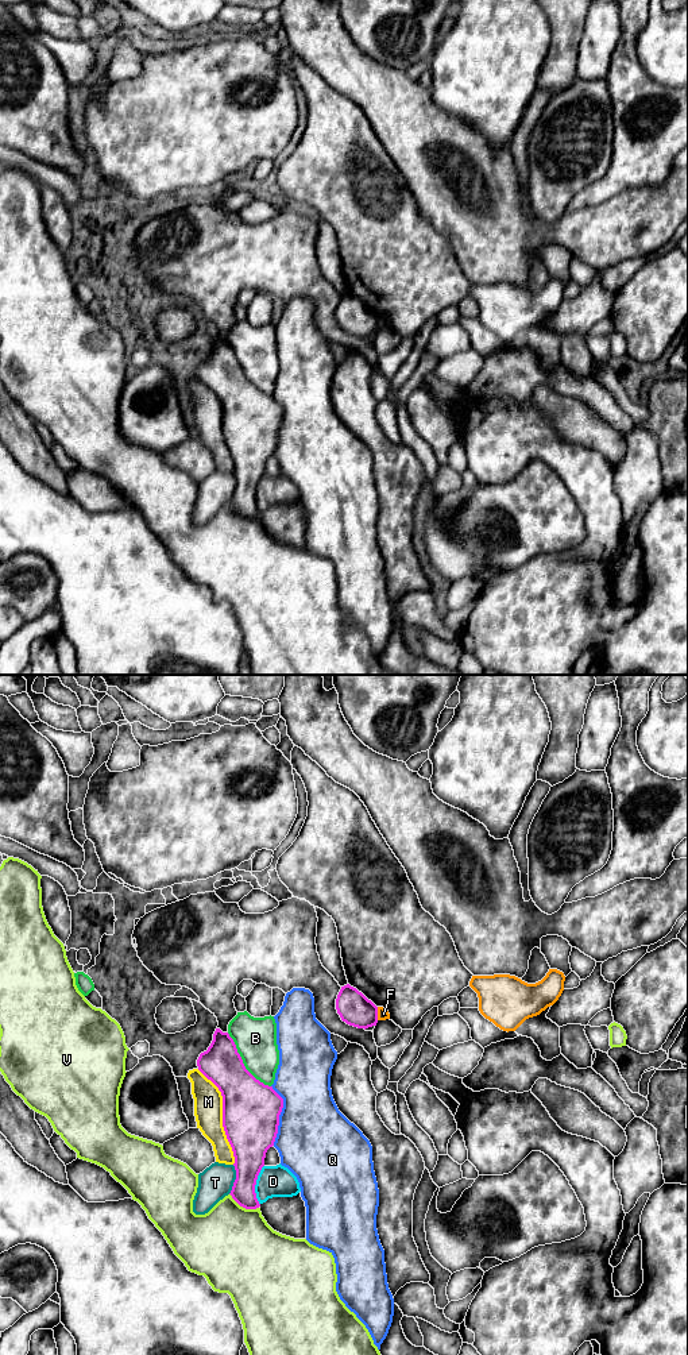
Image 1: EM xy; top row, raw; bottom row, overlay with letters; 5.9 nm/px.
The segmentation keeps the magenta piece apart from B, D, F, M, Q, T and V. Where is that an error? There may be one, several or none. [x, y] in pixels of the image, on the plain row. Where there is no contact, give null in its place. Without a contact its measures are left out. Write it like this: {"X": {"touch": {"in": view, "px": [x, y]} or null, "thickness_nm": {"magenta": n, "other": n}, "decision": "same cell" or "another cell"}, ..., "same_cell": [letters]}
{"B": {"touch": {"in": "xy", "px": [242, 371]}, "thickness_nm": {"magenta": 300, "other": 260}, "decision": "another cell"}, "D": {"touch": {"in": "xy", "px": [255, 493]}, "thickness_nm": {"magenta": 220, "other": 190}, "decision": "another cell"}, "F": {"touch": {"in": "xy", "px": [377, 323]}, "thickness_nm": {"magenta": 190, "other": 70}, "decision": "another cell"}, "M": {"touch": {"in": "xy", "px": [223, 425]}, "thickness_nm": {"magenta": 340, "other": 180}, "decision": "another cell"}, "Q": {"touch": {"in": "xy", "px": [279, 423]}, "thickness_nm": {"magenta": 340, "other": 440}, "decision": "another cell"}, "T": {"touch": {"in": "xy", "px": [235, 489]}, "thickness_nm": {"magenta": 240, "other": 200}, "decision": "another cell"}, "V": {"touch": {"in": "xy", "px": [243, 516]}, "thickness_nm": {"magenta": 160, "other": 480}, "decision": "another cell"}, "same_cell": []}

